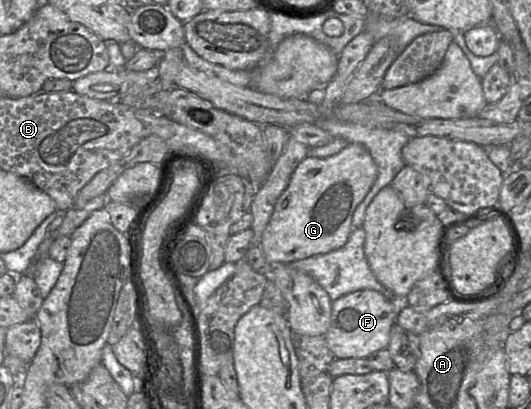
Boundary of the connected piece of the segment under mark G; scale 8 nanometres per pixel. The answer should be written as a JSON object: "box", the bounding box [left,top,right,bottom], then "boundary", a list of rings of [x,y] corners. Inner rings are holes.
{"box":[260,143,377,264],"boundary":[[[358,143],[347,144],[335,155],[317,158],[306,156],[291,175],[285,190],[278,197],[260,244],[267,264],[291,263],[342,247],[352,231],[352,215],[365,198],[377,177],[377,166],[368,150]]]}

